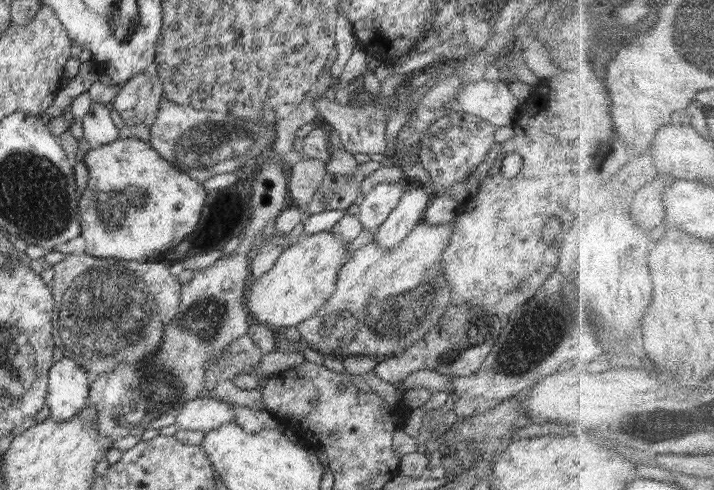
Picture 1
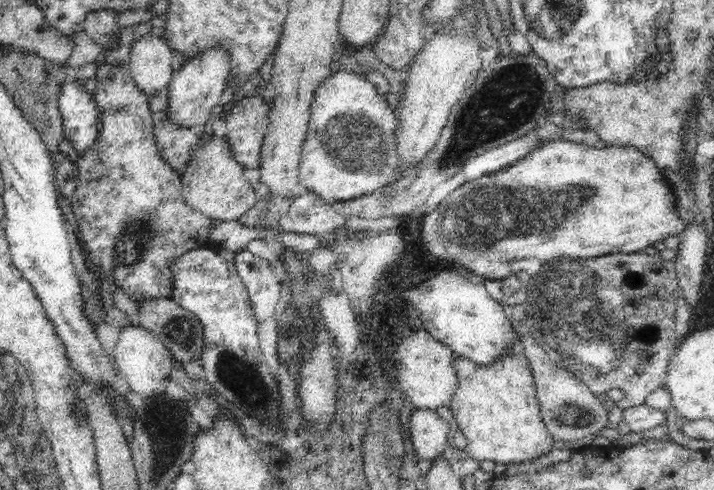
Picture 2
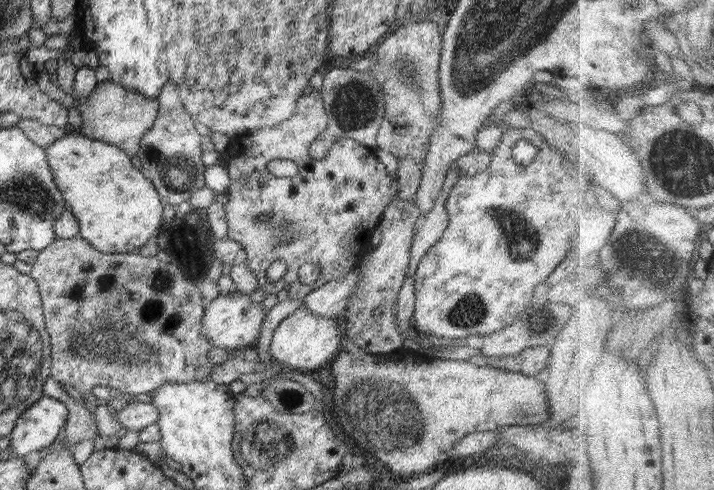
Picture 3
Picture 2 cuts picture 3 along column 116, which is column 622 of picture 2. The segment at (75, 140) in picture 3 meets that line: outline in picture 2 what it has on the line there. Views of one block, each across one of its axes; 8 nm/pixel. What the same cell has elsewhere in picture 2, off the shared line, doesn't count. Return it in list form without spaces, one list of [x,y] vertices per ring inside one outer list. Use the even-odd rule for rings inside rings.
[[[565,139],[544,141],[538,143],[524,158],[518,159],[510,166],[503,166],[500,170],[480,177],[464,185],[459,184],[458,190],[454,190],[441,204],[435,206],[429,214],[423,217],[421,236],[423,244],[433,256],[442,260],[453,260],[460,266],[467,268],[472,262],[512,262],[522,258],[538,258],[542,264],[554,259],[568,258],[596,258],[606,254],[622,253],[634,254],[641,252],[647,246],[654,246],[655,242],[663,242],[670,235],[679,236],[687,224],[678,217],[675,206],[677,200],[673,189],[659,168],[653,164],[648,156],[642,154],[633,146],[607,146],[595,148],[582,143],[576,143]]]

